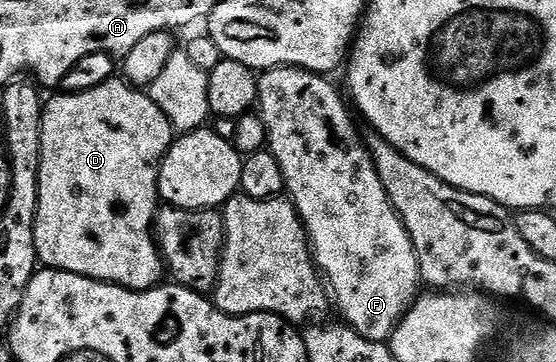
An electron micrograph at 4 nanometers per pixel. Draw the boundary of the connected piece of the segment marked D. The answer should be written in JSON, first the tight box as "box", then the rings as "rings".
{"box":[34,79,174,292],"rings":[[[123,79],[120,80],[108,80],[105,84],[98,85],[97,88],[88,88],[85,92],[72,92],[69,96],[56,96],[52,101],[49,99],[47,103],[45,103],[44,117],[42,118],[42,166],[40,167],[40,185],[38,186],[38,210],[36,211],[36,221],[34,222],[34,246],[36,247],[36,259],[45,268],[57,268],[63,272],[73,272],[74,274],[88,276],[91,280],[105,280],[108,284],[121,284],[122,287],[129,288],[135,292],[145,292],[148,288],[157,287],[166,276],[164,260],[160,256],[159,246],[156,245],[154,225],[156,223],[156,213],[162,204],[160,198],[160,164],[164,160],[164,156],[168,153],[168,148],[173,142],[174,133],[170,122],[166,118],[166,114],[162,114],[162,110],[158,110],[158,106],[152,101],[151,95],[149,95],[147,91],[137,88],[125,82]]]}

